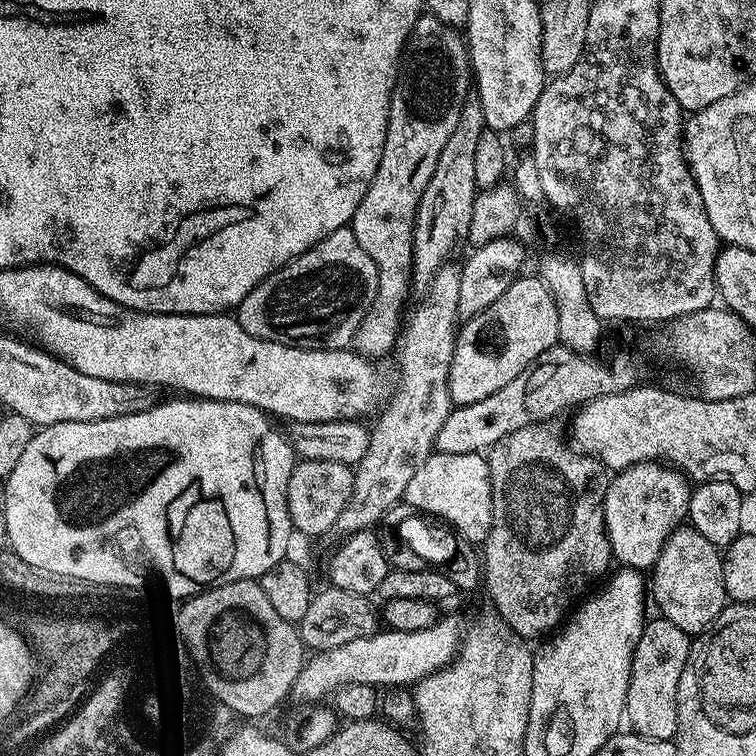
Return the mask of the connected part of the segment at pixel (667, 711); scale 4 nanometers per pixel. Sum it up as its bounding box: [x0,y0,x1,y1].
[626,619,692,741]

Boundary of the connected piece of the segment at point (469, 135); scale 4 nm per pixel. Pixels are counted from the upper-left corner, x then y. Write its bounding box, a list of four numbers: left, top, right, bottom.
[412,100,485,293]

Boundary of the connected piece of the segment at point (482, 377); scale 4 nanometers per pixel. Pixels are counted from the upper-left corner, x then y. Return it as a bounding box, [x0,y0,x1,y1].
[448,275,558,405]

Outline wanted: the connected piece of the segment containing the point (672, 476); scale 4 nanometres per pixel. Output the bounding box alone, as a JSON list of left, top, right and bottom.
[604,462,693,569]

